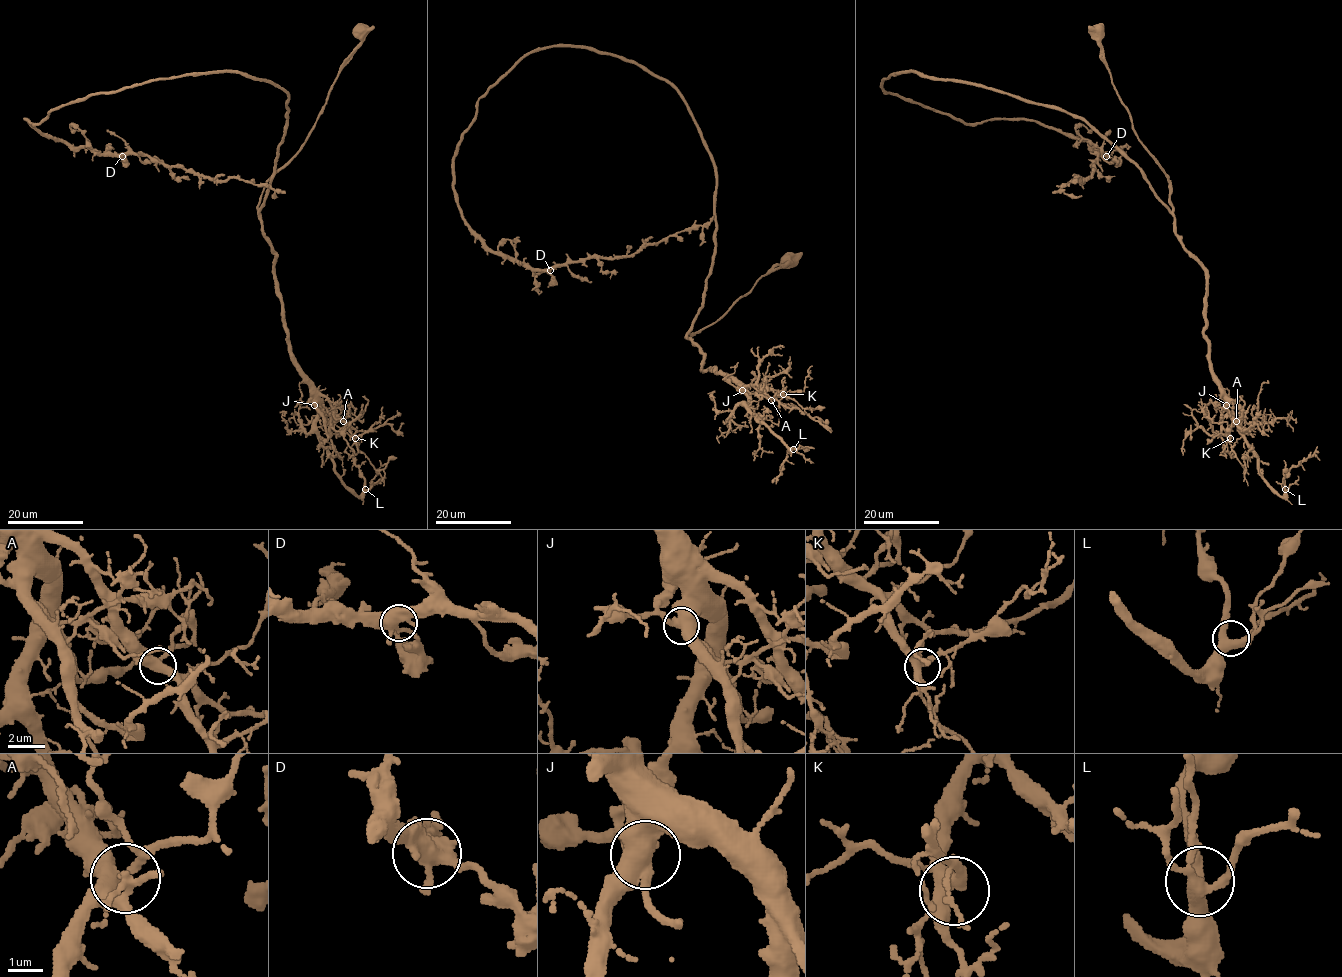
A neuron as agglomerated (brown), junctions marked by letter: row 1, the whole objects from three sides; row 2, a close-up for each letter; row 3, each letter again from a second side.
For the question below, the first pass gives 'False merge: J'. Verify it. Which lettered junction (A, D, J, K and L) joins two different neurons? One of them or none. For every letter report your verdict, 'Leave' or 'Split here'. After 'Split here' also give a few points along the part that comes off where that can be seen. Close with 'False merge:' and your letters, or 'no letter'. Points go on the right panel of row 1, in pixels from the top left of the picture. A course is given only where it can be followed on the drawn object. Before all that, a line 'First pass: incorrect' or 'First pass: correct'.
First pass: correct
A: Leave
D: Leave
J: Split here. Course of the part to remove: (1226, 405), (1229, 411), (1211, 402), (1198, 402)
K: Leave
L: Leave
False merge: J

